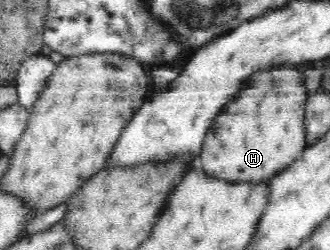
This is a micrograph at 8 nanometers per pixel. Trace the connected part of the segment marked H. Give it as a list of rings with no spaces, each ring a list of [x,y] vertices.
[[[273,71],[273,75],[257,75],[257,79],[249,83],[249,91],[245,91],[245,95],[241,95],[241,99],[237,99],[237,103],[233,103],[221,119],[217,119],[217,127],[209,131],[197,166],[205,170],[209,177],[230,185],[267,185],[275,175],[300,158],[309,146],[304,121],[308,97],[303,71]]]

